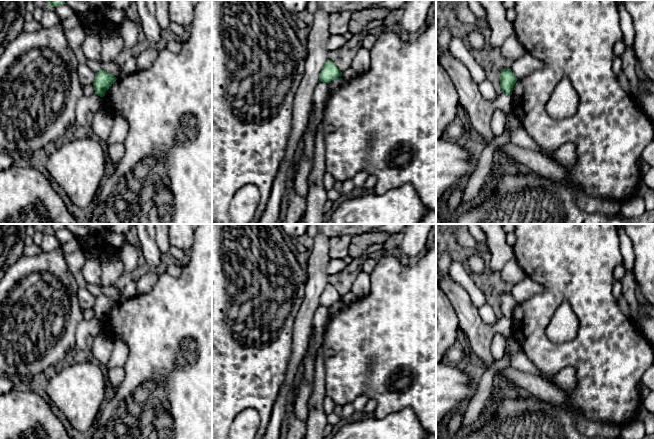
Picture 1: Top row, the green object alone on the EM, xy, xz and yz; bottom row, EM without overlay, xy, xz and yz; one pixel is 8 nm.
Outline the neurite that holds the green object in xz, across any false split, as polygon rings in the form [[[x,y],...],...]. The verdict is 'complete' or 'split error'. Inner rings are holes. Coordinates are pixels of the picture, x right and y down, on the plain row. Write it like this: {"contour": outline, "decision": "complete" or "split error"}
{"contour": [[[328,283],[319,298],[319,304],[329,308],[331,305],[341,300],[342,296],[338,293],[337,289],[332,284]]], "decision": "complete"}

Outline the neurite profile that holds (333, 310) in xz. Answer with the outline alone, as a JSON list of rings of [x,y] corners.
[[[342,300],[331,305],[328,308],[328,320],[336,316],[345,307],[346,307],[346,304]]]

